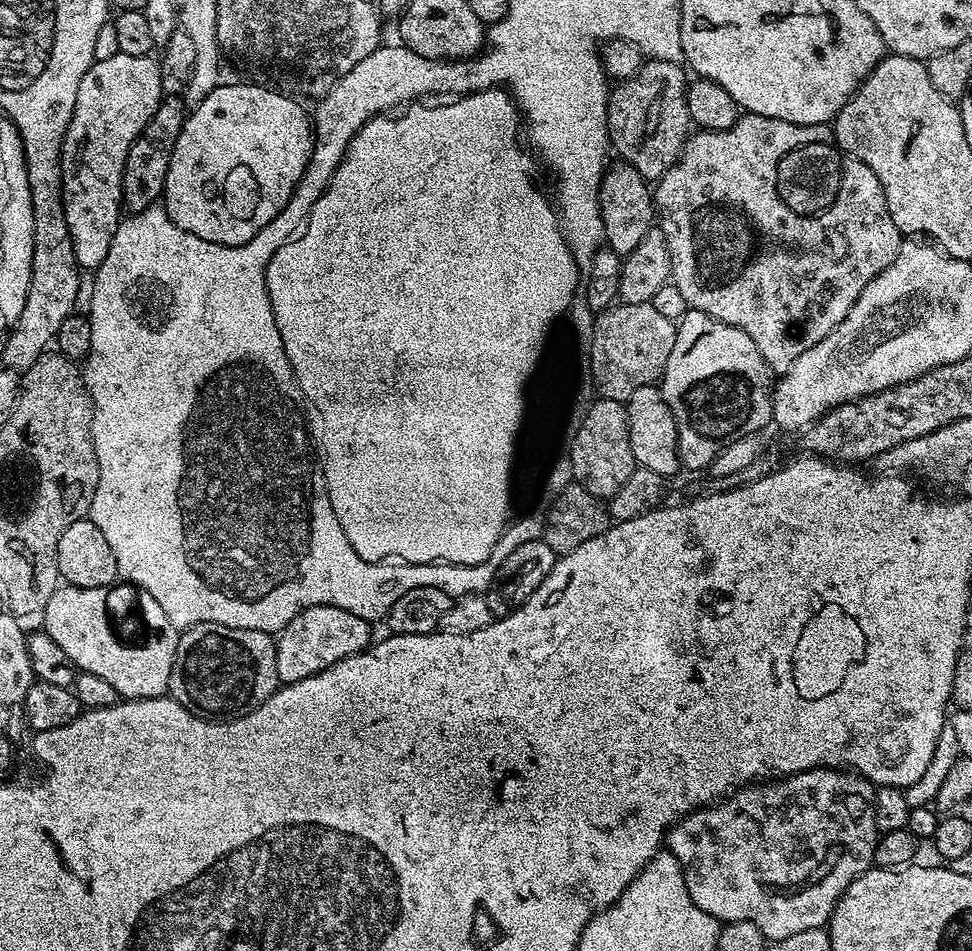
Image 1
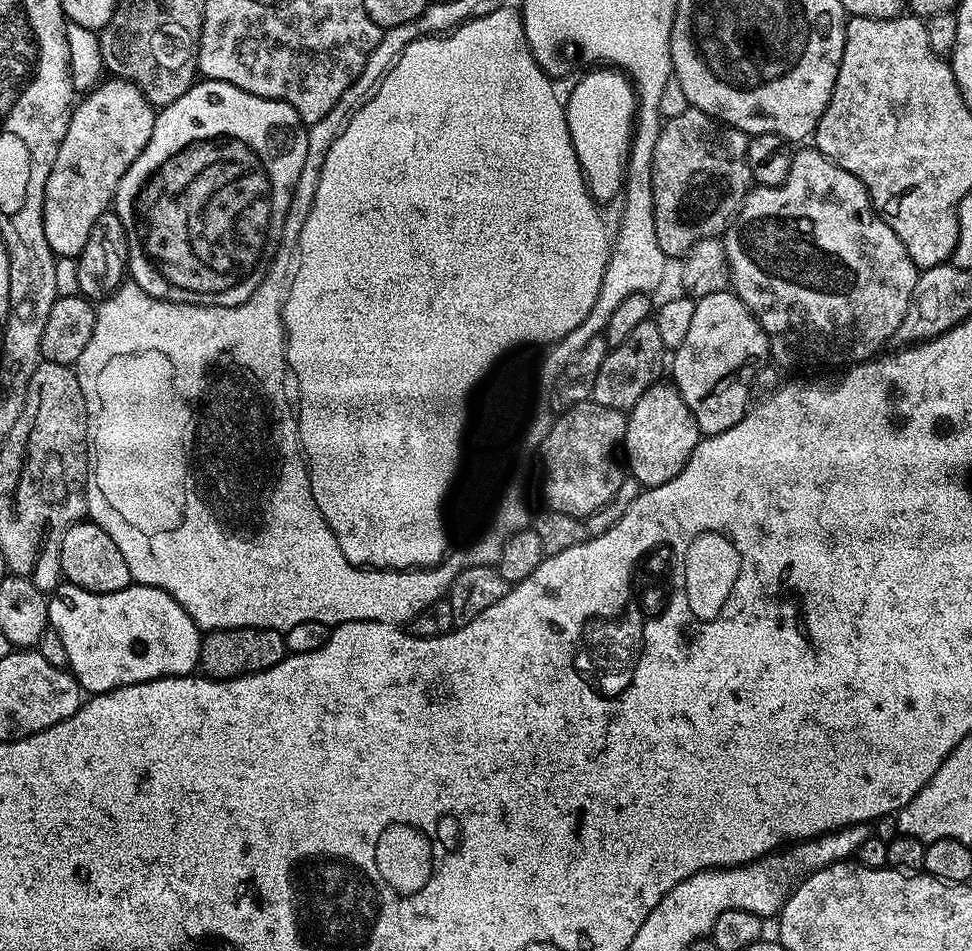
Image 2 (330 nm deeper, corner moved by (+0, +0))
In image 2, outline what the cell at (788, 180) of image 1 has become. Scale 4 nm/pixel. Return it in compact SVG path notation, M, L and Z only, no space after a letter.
M804 146L795 153L792 158L790 174L786 182L779 188L753 187L744 205L741 206L736 219L732 221L728 231L723 233L724 249L728 255L728 267L730 271L730 288L736 297L745 304L756 316L756 320L764 327L768 336L770 356L777 365L784 364L863 364L865 360L873 359L881 351L880 348L889 339L895 337L898 326L902 326L902 318L906 318L906 310L910 306L910 298L914 294L914 286L918 282L920 272L915 262L906 254L906 246L886 226L886 222L877 214L872 207L872 199L868 197L868 191L864 184L854 178L846 170L842 170L830 158L826 158L815 146Z

